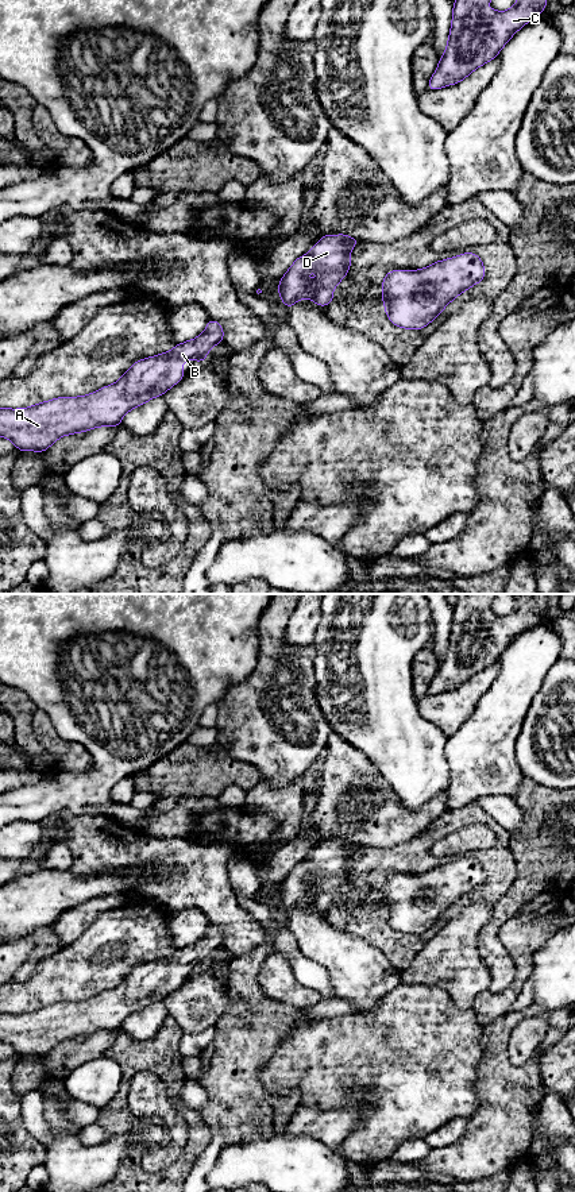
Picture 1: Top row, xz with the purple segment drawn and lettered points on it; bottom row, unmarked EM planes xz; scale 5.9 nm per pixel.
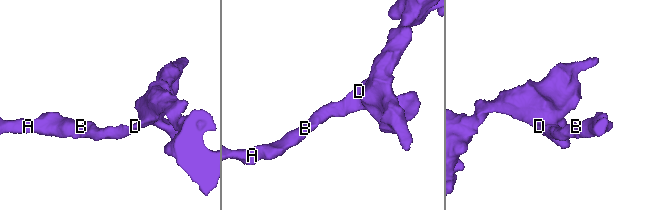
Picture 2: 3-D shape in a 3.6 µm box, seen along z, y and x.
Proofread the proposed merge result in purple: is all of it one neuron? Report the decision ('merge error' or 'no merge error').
no merge error

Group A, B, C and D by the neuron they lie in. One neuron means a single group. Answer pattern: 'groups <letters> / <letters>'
groups A B C D

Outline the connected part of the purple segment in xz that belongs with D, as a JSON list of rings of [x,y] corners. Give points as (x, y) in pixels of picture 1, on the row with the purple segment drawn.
[[[324,235],[309,251],[296,259],[286,274],[279,279],[278,293],[281,301],[289,309],[300,298],[310,298],[320,306],[327,306],[333,300],[332,290],[347,275],[351,261],[351,248],[360,242],[346,235]]]

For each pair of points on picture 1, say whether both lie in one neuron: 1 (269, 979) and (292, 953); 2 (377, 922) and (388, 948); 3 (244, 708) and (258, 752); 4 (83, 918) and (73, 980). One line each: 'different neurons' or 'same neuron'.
1: different neurons
2: same neuron
3: same neuron
4: different neurons

